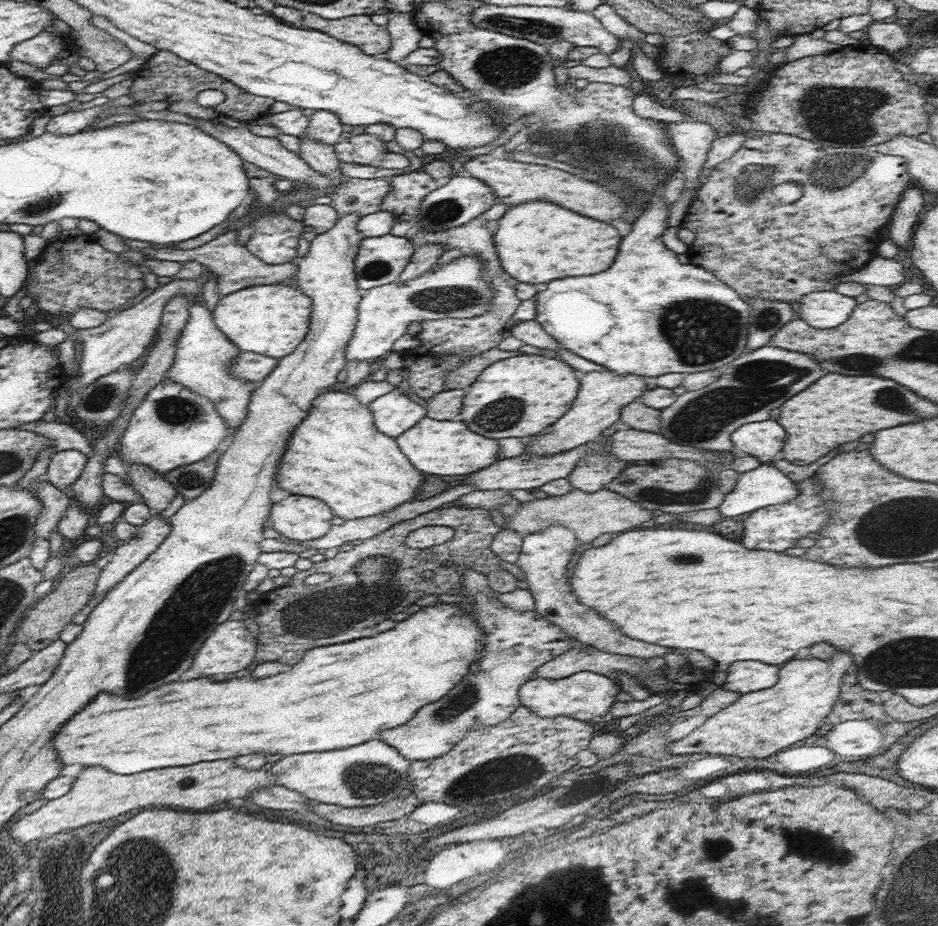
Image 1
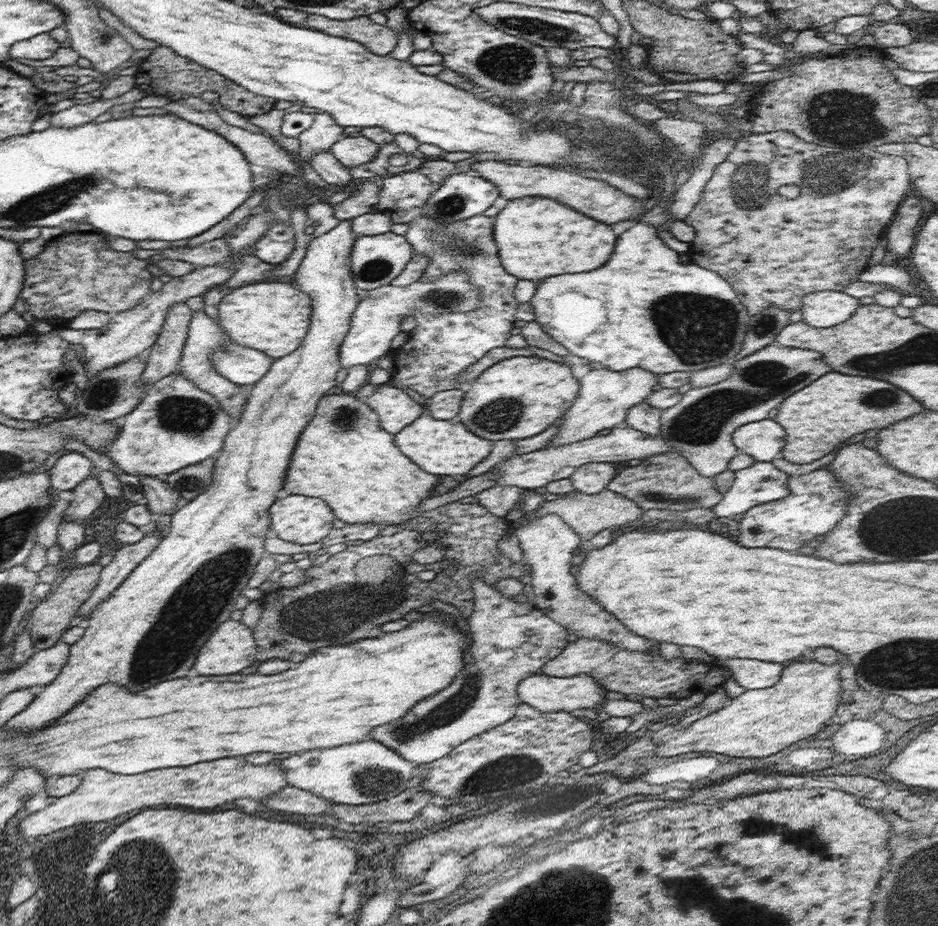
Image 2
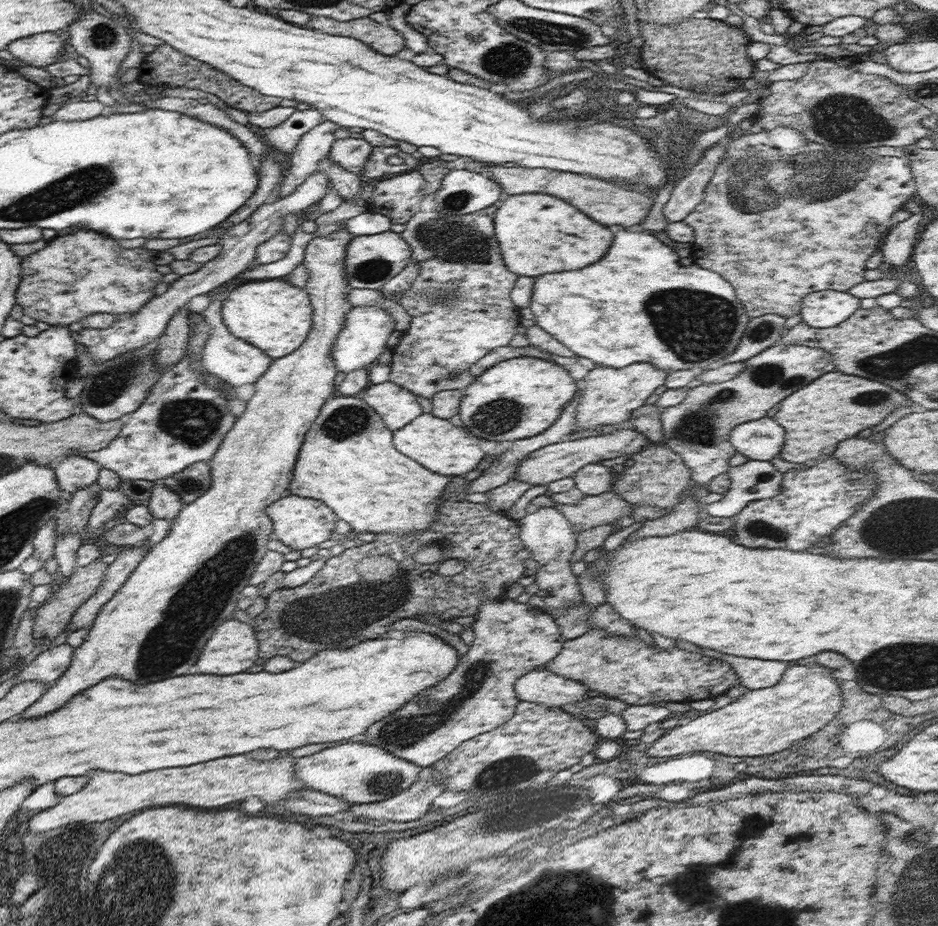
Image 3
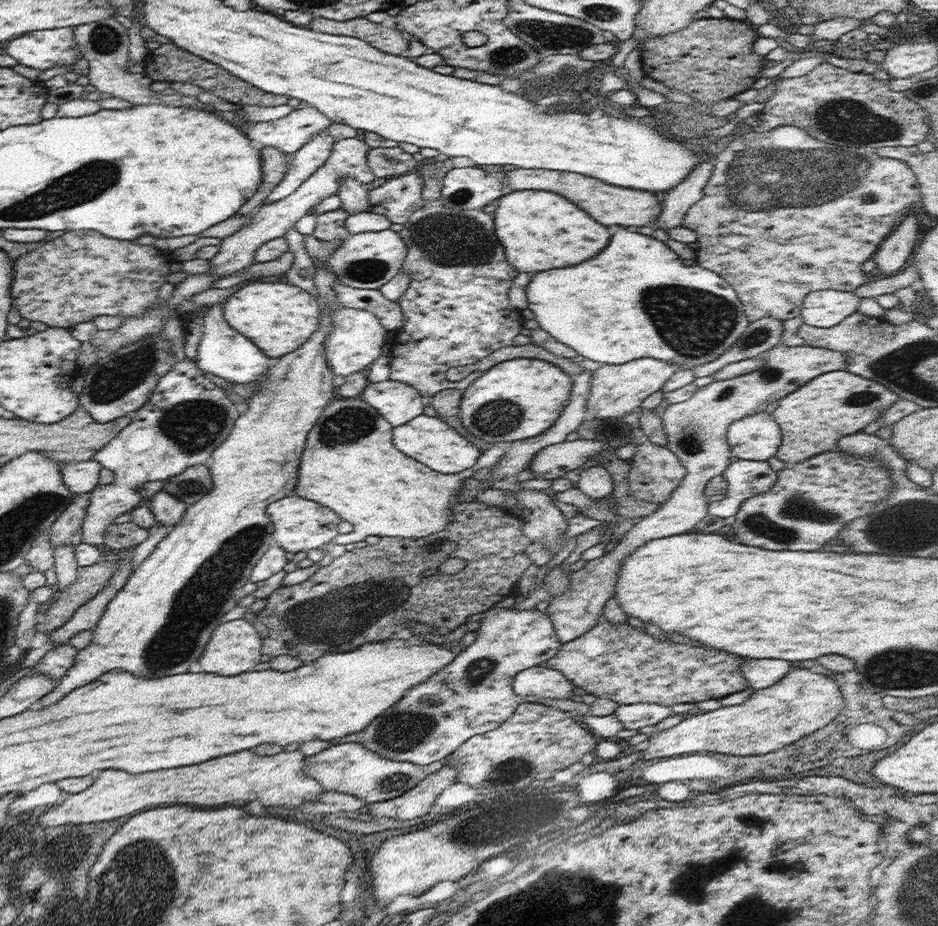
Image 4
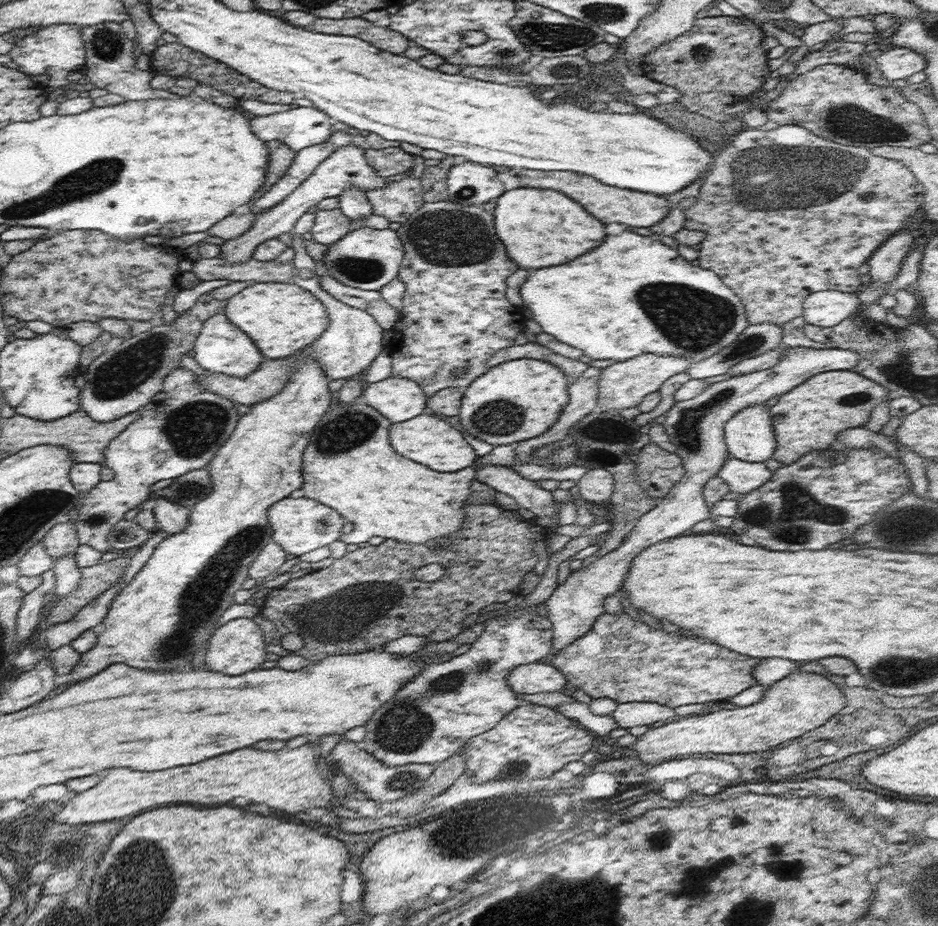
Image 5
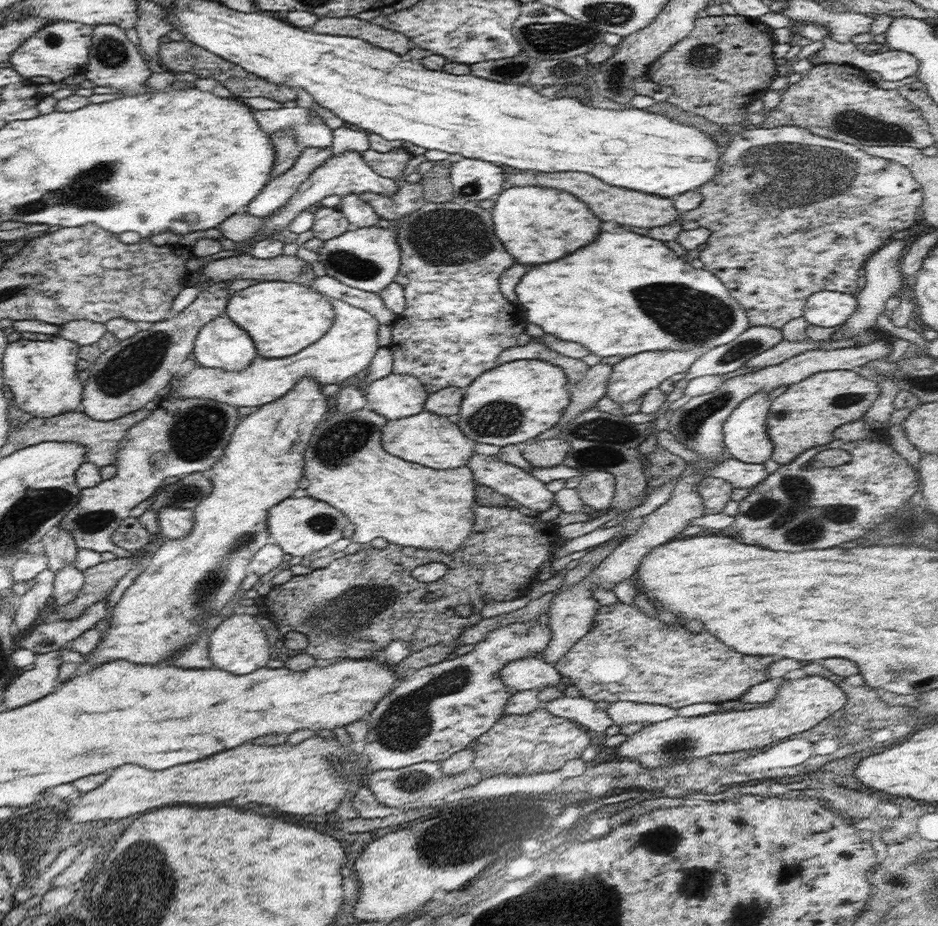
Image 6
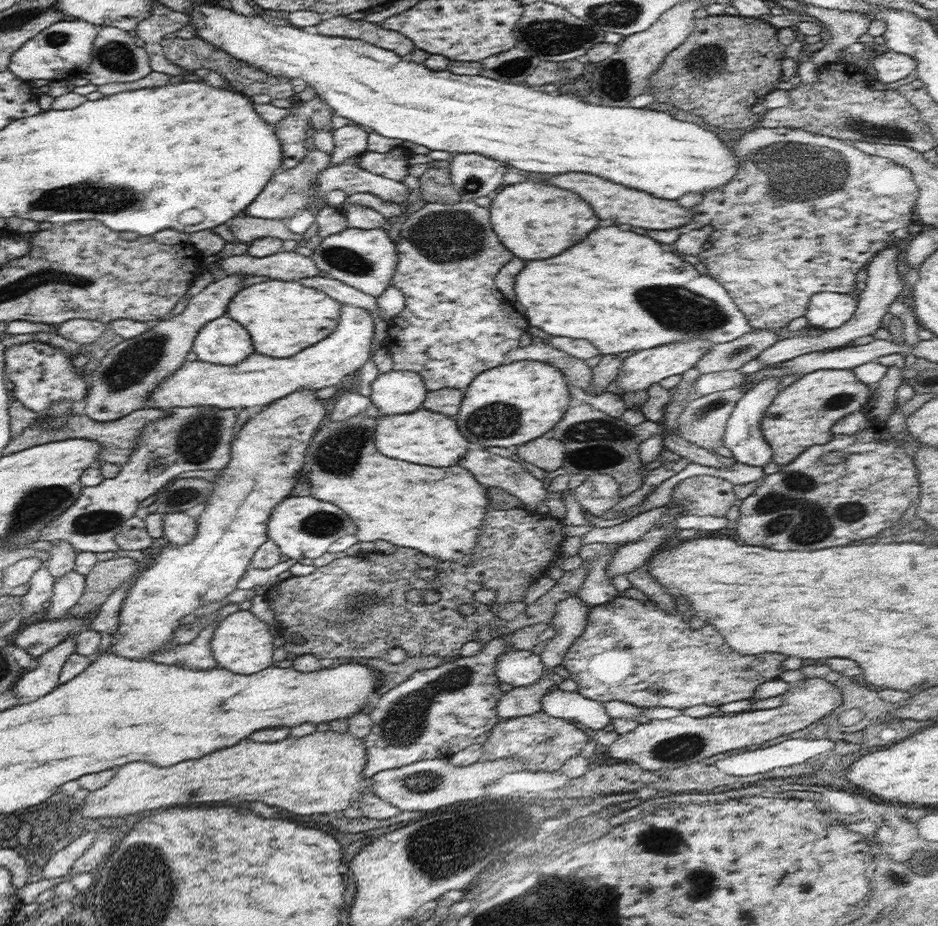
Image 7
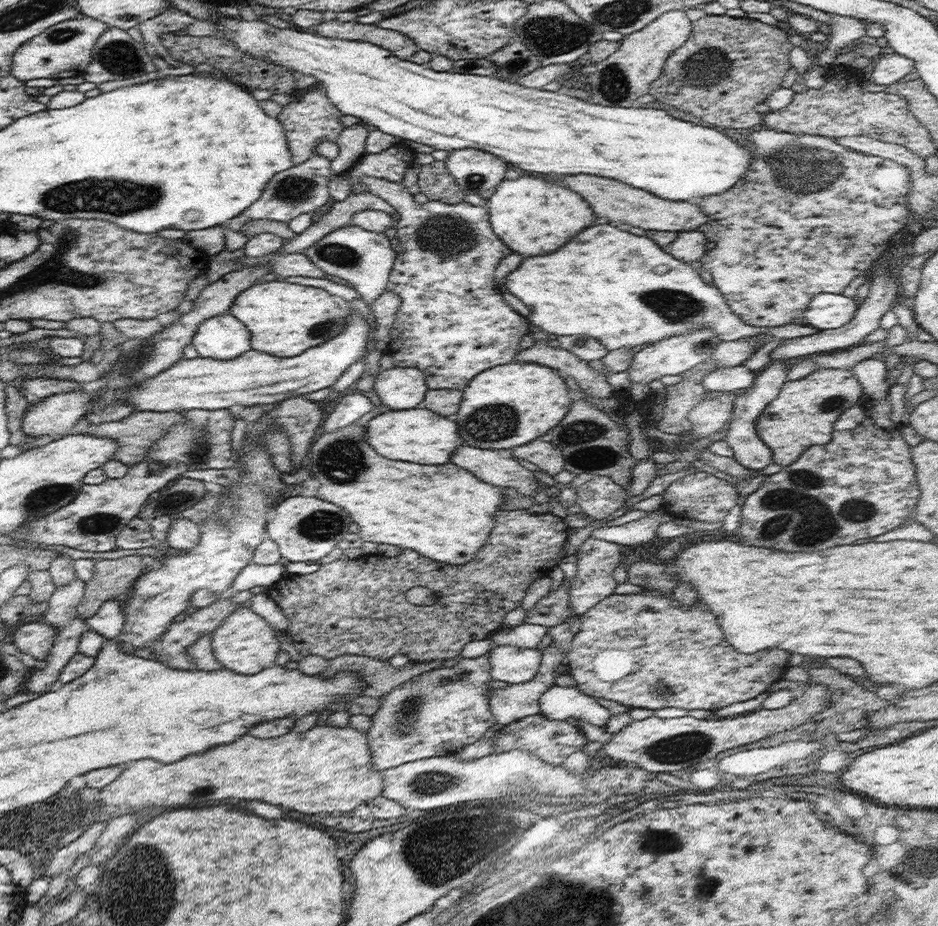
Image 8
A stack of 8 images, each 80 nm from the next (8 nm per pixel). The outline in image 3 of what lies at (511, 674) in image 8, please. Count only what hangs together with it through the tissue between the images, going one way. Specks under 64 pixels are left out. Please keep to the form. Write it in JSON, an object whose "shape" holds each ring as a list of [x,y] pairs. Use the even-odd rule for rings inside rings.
{"shape":[[[534,669],[514,684],[521,701],[561,707],[588,700],[588,689],[579,680],[570,680],[549,670]]]}

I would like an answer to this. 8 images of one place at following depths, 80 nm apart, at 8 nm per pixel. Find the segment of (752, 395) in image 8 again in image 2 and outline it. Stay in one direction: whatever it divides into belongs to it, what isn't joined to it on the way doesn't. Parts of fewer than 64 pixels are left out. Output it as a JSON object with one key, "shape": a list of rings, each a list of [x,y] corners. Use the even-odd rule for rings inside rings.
{"shape":[[[770,417],[738,427],[731,447],[752,456],[756,462],[771,462],[784,449],[784,428]]]}

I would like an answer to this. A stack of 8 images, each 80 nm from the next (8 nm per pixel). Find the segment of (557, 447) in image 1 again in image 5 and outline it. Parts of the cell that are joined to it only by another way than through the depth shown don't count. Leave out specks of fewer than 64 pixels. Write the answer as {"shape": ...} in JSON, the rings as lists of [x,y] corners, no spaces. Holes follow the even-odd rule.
{"shape":[[[644,353],[624,362],[616,362],[602,369],[597,382],[597,406],[604,412],[620,412],[632,406],[638,406],[643,398],[651,392],[658,391],[670,376],[687,372],[691,362],[683,356],[660,356]]]}

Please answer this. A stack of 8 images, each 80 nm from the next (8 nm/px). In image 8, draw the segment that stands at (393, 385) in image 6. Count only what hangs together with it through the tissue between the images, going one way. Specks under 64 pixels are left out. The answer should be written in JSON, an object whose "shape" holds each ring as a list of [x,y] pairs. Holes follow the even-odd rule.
{"shape":[[[395,366],[390,370],[380,371],[373,388],[389,410],[416,408],[425,399],[428,389],[425,374],[415,366]]]}

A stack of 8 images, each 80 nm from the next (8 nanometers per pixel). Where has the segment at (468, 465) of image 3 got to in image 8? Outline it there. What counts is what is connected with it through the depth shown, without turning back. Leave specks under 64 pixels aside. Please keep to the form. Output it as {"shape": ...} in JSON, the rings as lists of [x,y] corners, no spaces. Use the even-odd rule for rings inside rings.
{"shape":[[[427,408],[389,410],[376,415],[367,424],[368,444],[382,456],[418,464],[446,464],[450,462],[456,448],[462,447],[456,421],[432,412]]]}

